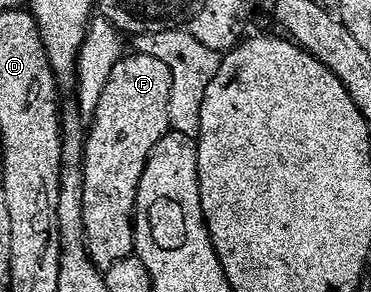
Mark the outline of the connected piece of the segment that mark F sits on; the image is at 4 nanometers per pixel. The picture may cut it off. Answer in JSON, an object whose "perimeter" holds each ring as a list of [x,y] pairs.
{"perimeter":[[[129,51],[110,70],[98,100],[94,103],[92,125],[89,123],[84,138],[82,167],[82,222],[84,242],[88,245],[88,257],[96,267],[105,270],[114,266],[118,258],[126,258],[134,252],[134,209],[136,191],[142,178],[142,170],[148,155],[156,149],[156,143],[169,132],[168,111],[170,110],[170,66],[162,58],[154,58],[145,52]]]}

